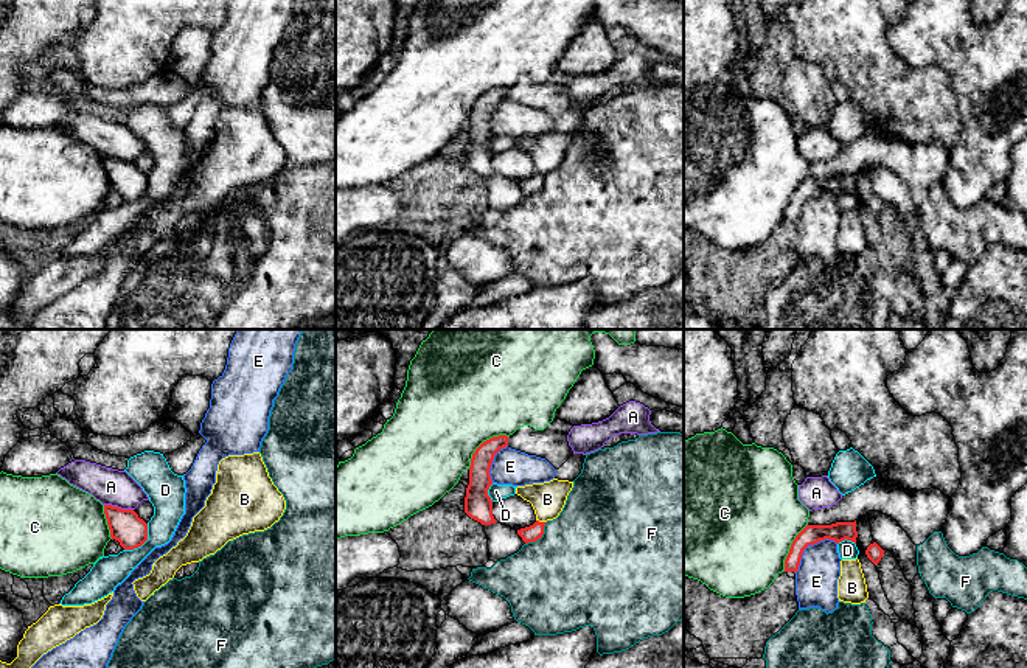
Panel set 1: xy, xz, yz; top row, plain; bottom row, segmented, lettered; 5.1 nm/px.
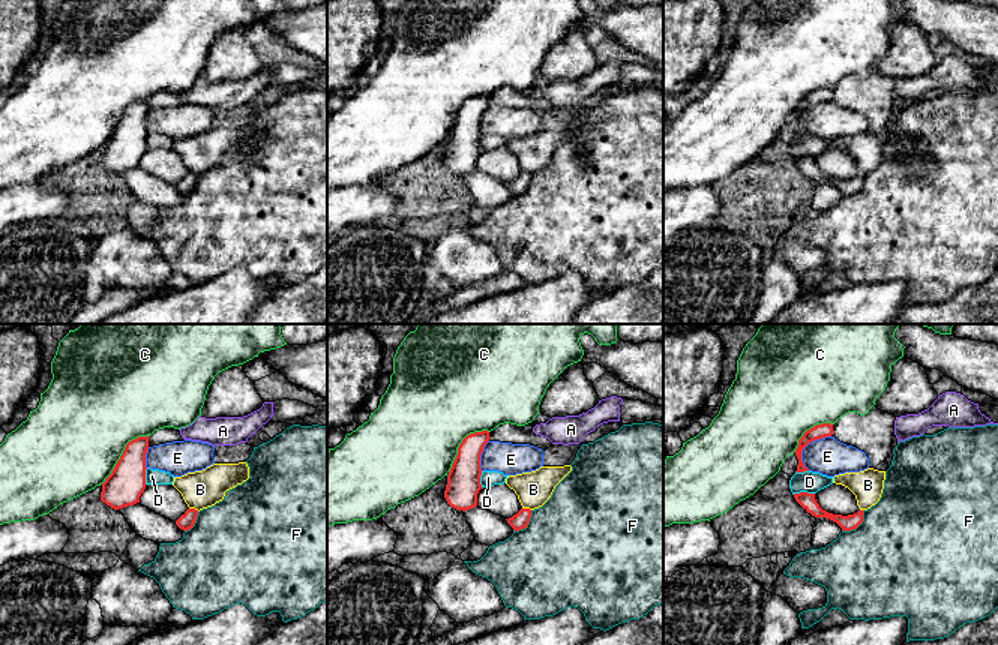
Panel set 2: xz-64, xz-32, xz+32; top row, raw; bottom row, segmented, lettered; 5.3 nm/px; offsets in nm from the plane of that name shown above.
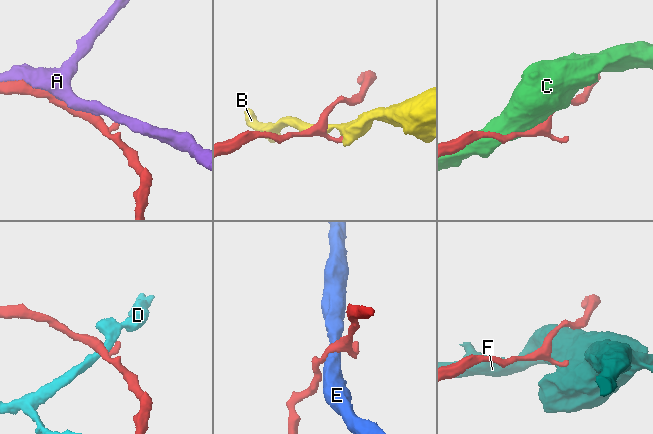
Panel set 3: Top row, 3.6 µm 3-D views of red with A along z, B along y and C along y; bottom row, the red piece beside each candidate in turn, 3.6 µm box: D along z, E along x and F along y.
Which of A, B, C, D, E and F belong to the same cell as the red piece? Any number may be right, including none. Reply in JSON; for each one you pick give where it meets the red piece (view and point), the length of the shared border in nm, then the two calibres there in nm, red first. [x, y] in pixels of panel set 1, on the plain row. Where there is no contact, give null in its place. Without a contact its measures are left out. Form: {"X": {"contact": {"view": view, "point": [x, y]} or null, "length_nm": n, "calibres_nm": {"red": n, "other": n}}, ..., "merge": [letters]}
{"merge": []}

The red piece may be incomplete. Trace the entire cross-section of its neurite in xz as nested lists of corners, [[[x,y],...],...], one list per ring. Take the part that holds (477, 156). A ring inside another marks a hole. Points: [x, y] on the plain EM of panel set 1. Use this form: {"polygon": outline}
{"polygon": [[[499,87],[483,93],[471,110],[465,165],[482,177],[491,177],[497,174],[493,168],[493,152],[488,148],[488,141],[493,137],[489,121],[494,107],[508,98],[508,90],[510,89],[507,87]]]}

